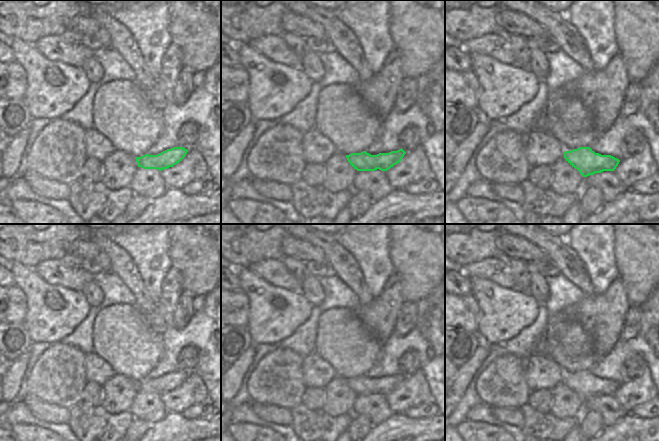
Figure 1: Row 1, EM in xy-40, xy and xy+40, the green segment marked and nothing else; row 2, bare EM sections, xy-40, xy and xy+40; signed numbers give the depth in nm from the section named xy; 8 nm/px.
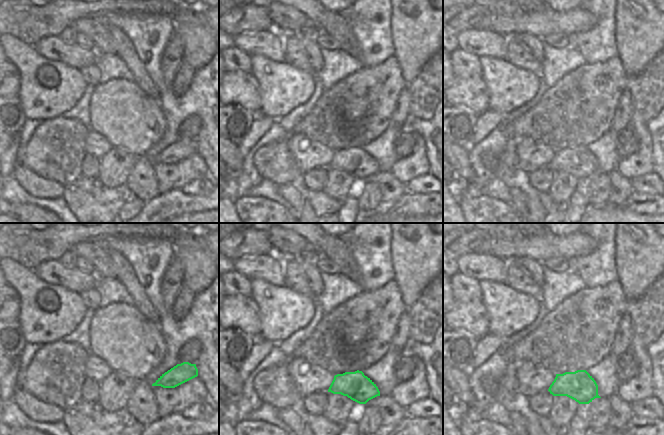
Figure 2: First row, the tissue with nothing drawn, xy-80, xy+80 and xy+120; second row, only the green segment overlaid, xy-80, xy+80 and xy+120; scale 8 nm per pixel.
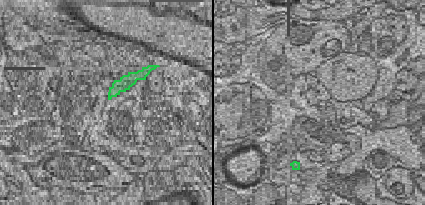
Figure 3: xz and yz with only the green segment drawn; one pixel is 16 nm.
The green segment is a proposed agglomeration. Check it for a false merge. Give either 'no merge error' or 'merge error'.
no merge error

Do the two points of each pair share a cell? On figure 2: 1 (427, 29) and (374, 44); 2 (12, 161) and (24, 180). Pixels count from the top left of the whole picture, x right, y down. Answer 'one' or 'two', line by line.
1: two
2: two

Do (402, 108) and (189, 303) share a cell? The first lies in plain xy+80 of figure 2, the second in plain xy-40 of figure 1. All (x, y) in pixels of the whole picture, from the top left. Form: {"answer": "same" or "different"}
{"answer": "same"}

